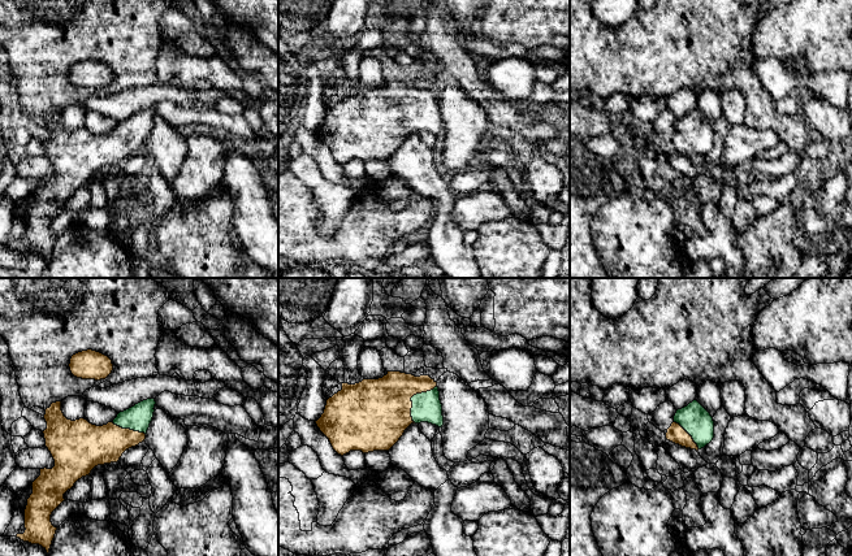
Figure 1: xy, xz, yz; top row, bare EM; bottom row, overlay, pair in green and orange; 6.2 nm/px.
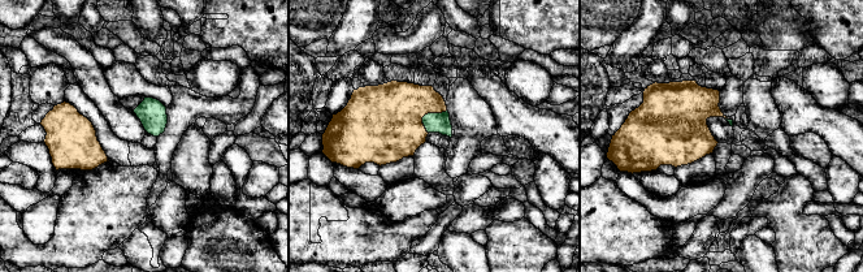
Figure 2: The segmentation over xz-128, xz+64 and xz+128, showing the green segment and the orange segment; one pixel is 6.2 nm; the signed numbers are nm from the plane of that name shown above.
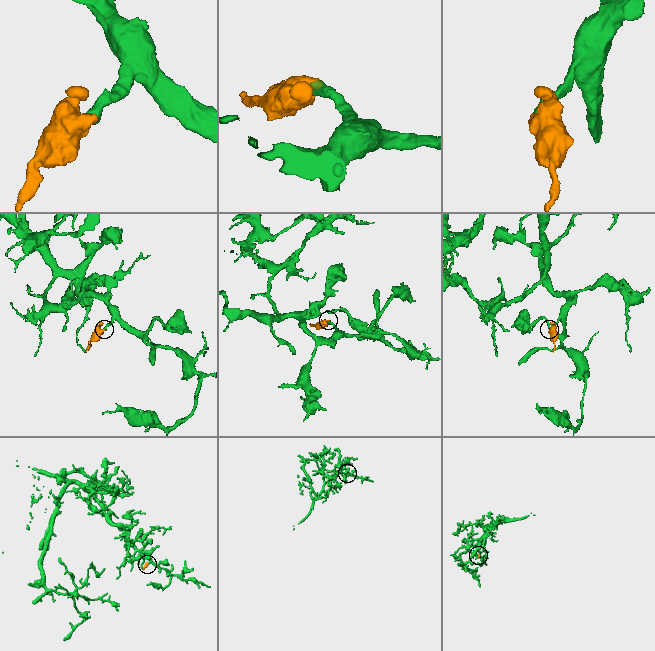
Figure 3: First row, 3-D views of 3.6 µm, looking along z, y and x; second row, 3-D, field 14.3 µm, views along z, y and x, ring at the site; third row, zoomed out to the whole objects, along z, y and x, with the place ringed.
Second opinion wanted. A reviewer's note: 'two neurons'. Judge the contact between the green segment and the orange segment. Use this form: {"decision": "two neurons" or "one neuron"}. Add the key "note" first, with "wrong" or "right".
{"note": "wrong", "decision": "one neuron"}

